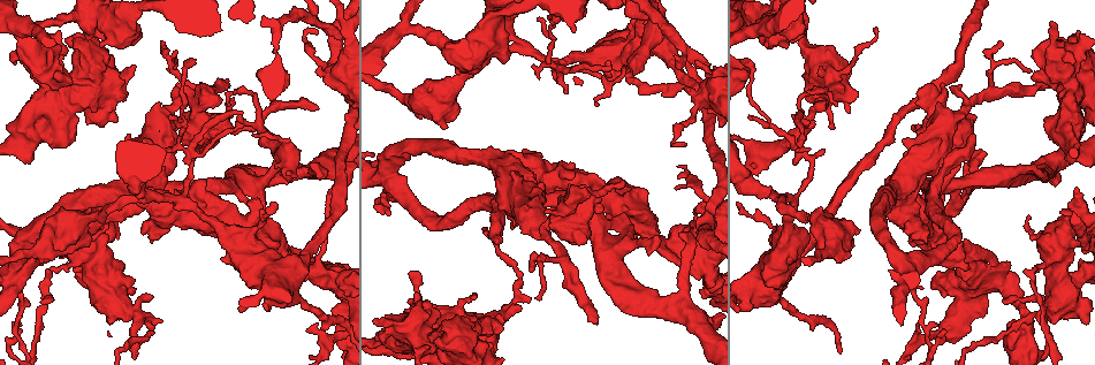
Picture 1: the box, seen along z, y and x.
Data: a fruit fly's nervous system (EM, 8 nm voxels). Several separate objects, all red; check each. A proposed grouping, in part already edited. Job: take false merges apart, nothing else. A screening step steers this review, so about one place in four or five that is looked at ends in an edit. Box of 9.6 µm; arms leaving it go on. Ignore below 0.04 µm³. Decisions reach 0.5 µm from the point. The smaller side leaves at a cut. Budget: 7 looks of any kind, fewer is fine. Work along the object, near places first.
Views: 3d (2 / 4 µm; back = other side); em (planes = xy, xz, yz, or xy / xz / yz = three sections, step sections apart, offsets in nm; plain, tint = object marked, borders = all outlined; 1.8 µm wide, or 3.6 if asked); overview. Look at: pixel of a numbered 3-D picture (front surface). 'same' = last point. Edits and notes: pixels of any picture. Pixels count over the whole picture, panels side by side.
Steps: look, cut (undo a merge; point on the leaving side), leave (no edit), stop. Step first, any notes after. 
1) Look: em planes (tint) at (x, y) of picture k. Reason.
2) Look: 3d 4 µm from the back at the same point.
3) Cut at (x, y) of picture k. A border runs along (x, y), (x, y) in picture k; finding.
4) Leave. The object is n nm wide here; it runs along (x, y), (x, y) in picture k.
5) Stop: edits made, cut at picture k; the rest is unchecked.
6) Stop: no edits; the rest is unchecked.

Look: 3d 4 µm at (956, 253) of picture 1. Thick turns thin.

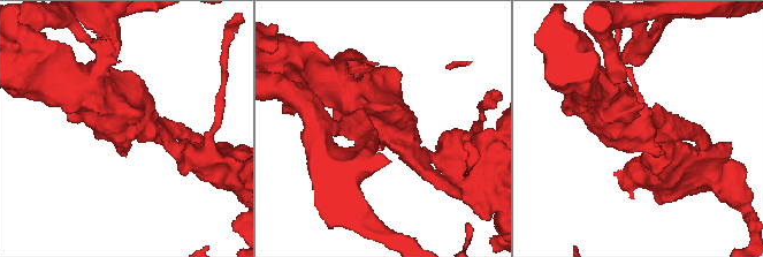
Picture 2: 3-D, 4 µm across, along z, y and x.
Look: em 3.6 µm xy step 8 (tint) at (639, 127) of picture 2.

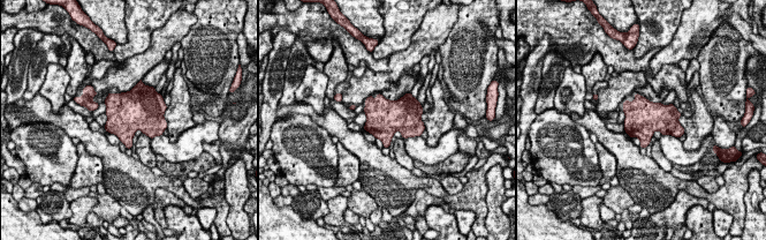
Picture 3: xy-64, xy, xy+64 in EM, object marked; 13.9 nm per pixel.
Look: em 3.6 µm planes (borders) at the same point.

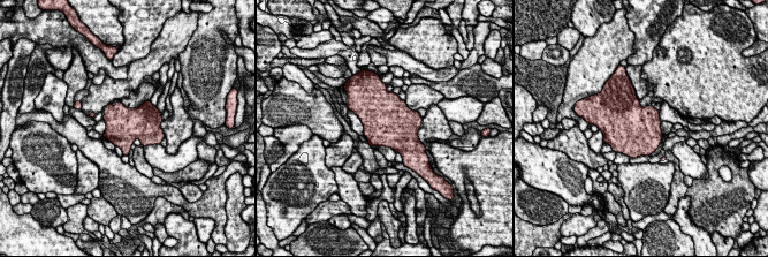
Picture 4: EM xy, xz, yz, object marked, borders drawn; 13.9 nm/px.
Leave. Continuous, no second neuron.

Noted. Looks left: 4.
Look: 3d 4 µm at (1077, 283) of picture 1. Closes a loop.

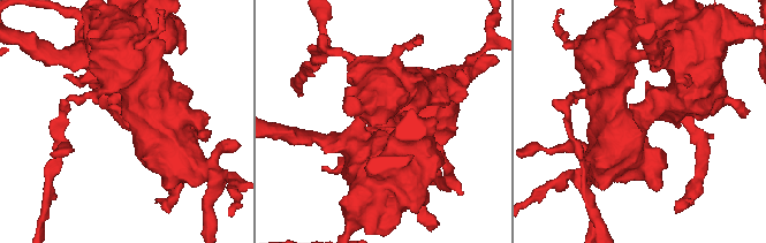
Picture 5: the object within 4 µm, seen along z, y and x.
Look: em 3.6 µm planes (tint) at (640, 124) of picture 5.

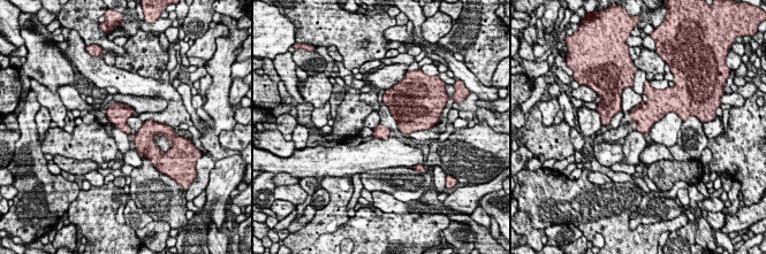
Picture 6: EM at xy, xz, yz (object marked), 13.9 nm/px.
Leave. One neuron here.

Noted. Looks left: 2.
Look: em 3.6 µm planes (tint) at (384, 179) of picture 1. Sudden change in width.

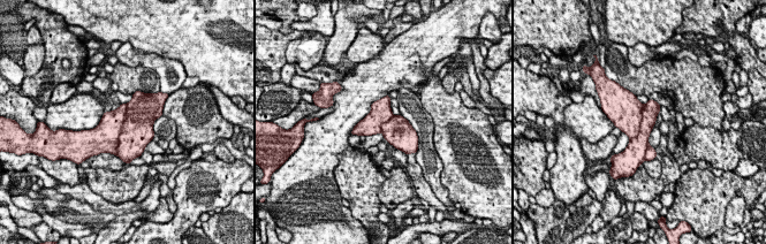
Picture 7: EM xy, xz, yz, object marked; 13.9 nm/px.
Cut at (137, 132) of picture 7. The part that leaves runs along (651, 103), (641, 158) in picture 7; two neurons meet here.

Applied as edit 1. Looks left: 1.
Stop: edits made, cut at picture 7; the rest is unchecked.

